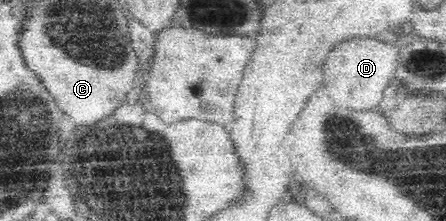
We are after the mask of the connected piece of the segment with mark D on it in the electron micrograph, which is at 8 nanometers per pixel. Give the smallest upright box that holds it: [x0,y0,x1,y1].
[324,38,399,110]

